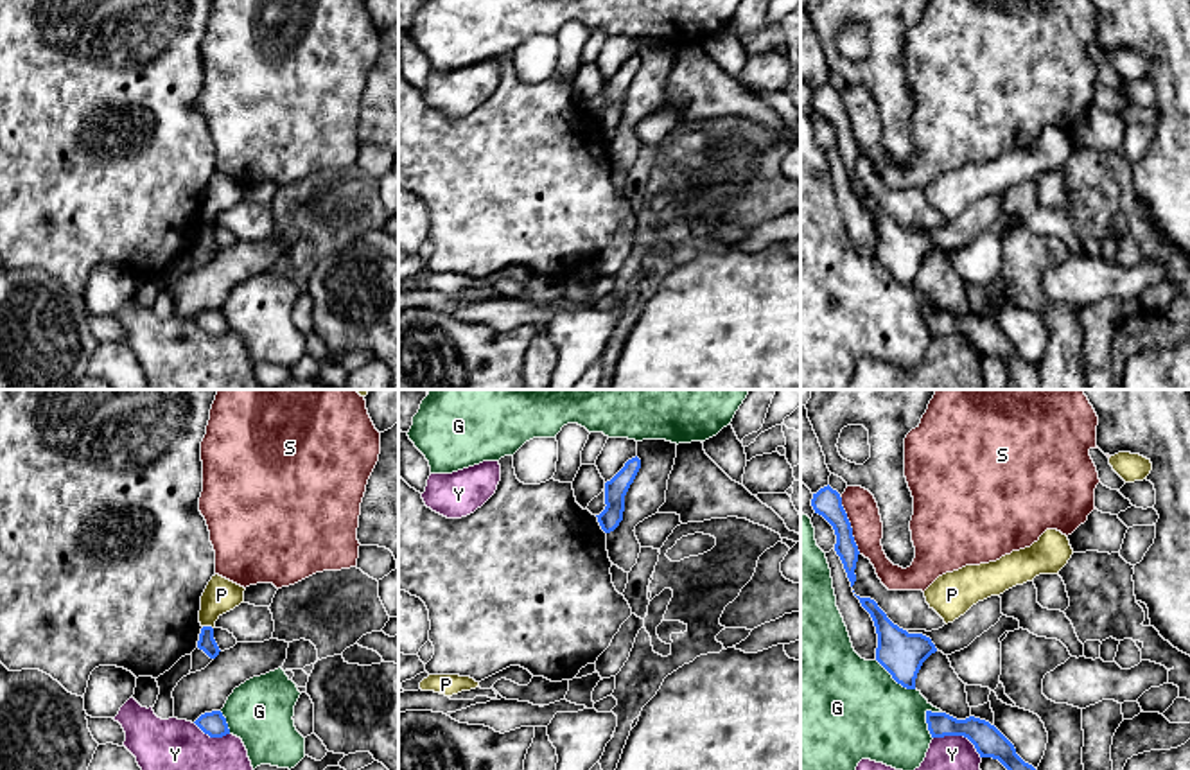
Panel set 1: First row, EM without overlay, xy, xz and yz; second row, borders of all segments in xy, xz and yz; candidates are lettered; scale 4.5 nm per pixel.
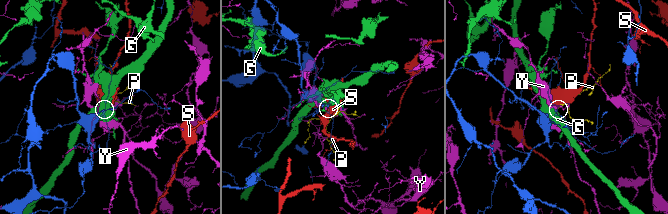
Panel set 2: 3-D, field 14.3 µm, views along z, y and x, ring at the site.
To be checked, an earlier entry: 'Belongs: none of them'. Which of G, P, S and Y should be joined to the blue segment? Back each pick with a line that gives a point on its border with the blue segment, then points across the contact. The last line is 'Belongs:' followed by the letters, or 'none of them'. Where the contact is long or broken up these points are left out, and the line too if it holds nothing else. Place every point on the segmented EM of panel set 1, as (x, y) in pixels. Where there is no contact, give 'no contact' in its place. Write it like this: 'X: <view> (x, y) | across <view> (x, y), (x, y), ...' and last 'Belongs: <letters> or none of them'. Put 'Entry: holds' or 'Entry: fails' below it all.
Belongs: none of them
Entry: holds

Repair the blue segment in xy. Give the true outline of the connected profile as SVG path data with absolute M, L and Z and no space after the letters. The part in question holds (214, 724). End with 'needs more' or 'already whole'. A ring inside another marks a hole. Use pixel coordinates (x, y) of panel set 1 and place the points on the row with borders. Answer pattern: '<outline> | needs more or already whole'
M221 711L205 713L194 723L210 738L223 738L230 734L226 718Z | already whole

